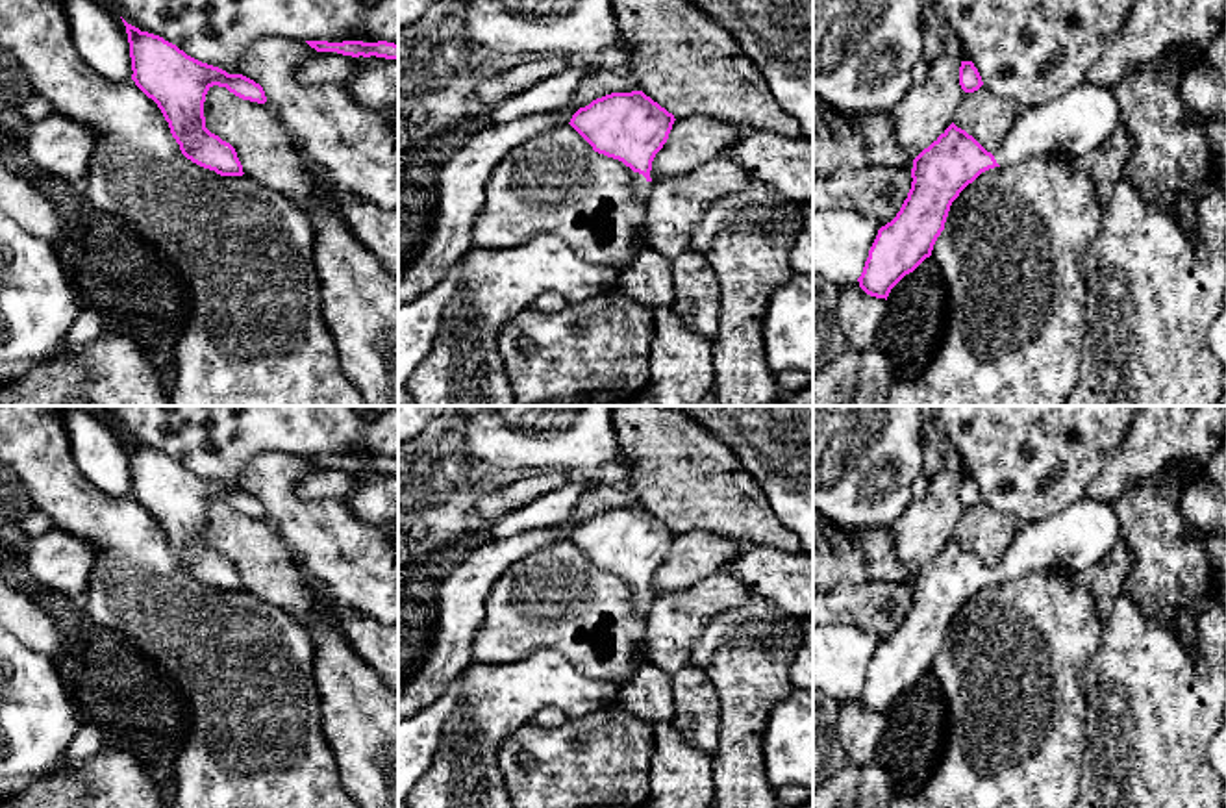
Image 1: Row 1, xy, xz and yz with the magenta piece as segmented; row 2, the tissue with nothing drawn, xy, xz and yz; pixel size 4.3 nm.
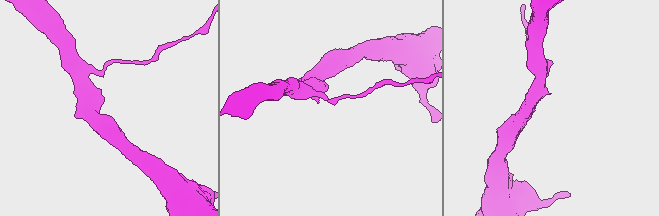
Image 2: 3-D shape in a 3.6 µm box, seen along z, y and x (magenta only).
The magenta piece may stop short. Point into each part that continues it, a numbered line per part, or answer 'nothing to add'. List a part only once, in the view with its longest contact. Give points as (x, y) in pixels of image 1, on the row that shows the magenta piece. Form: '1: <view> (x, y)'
1: xz (641, 186)

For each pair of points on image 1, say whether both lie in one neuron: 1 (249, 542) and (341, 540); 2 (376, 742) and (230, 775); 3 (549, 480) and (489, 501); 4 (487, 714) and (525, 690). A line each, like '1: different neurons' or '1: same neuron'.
1: different neurons
2: different neurons
3: same neuron
4: same neuron

